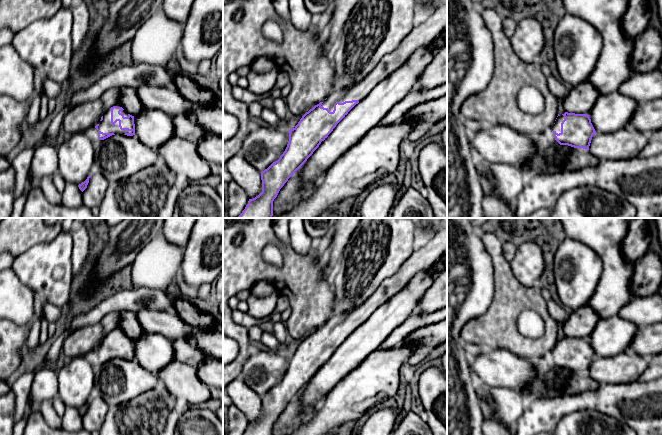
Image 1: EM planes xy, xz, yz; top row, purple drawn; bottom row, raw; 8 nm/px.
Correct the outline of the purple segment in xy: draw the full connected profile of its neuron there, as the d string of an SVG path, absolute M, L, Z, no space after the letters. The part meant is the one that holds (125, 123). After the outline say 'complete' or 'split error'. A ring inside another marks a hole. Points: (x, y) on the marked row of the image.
M116 105L105 112L95 128L98 130L98 138L100 140L115 134L133 136L135 135L134 116Z; split error

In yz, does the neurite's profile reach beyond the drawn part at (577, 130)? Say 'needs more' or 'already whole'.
needs more

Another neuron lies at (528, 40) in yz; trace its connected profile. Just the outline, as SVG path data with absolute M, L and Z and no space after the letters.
M534 15L517 20L514 34L509 41L524 63L540 60L540 54L546 43L541 22Z

